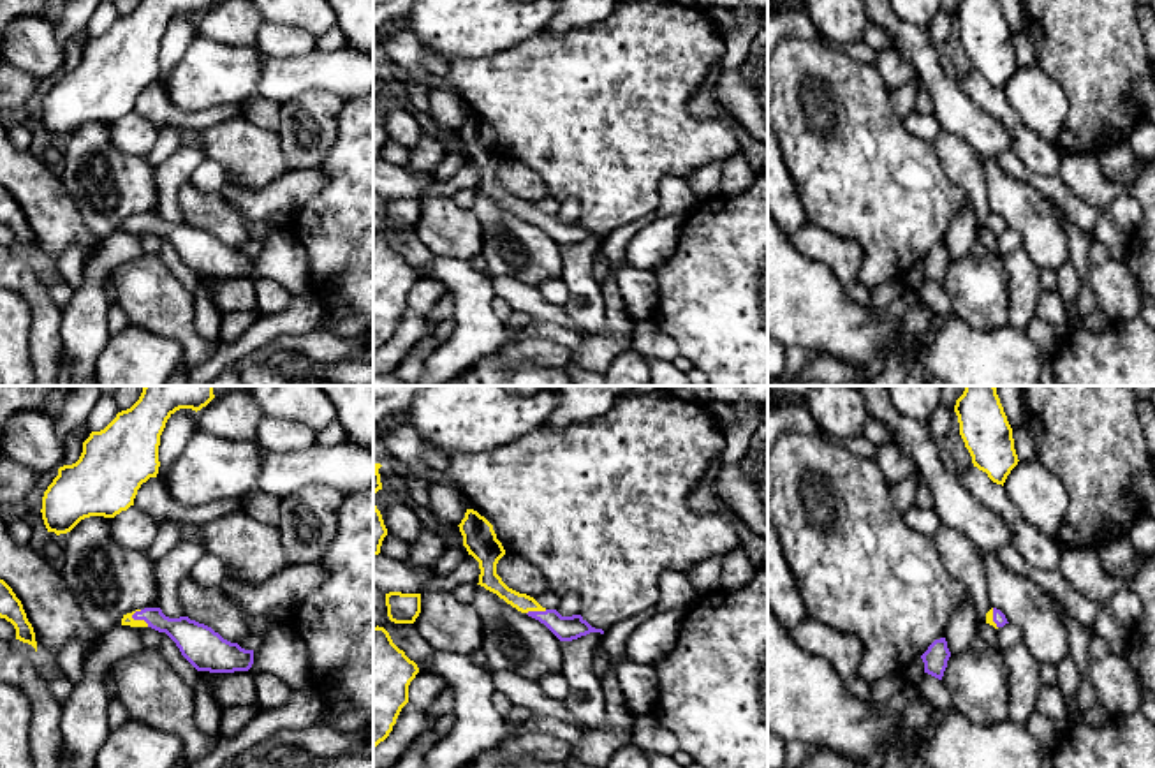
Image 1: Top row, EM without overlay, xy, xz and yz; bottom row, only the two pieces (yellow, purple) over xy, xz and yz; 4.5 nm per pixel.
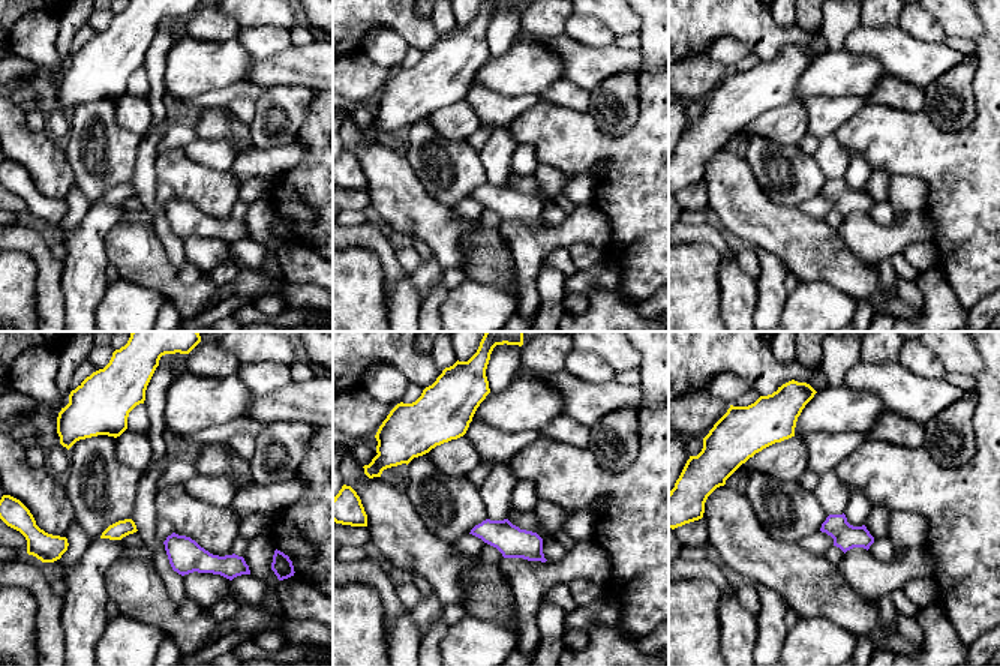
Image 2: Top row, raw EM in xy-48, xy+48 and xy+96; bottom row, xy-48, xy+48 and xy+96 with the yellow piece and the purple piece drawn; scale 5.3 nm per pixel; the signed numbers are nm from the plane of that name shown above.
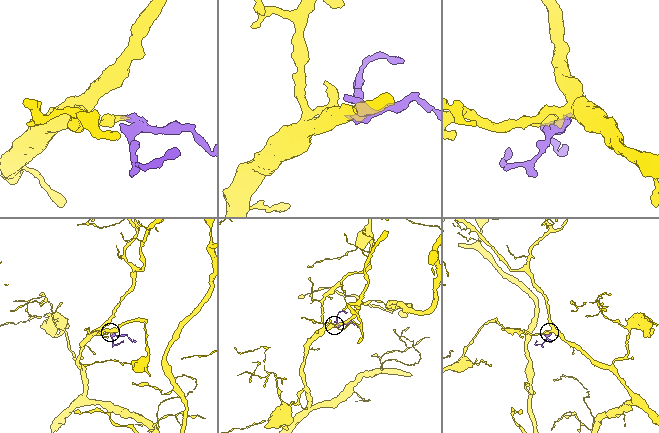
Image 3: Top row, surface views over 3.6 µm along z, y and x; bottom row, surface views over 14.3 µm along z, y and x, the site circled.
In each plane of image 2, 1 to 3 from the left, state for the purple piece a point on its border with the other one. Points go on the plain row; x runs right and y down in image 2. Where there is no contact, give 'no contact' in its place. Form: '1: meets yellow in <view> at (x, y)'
1: no contact
2: no contact
3: no contact

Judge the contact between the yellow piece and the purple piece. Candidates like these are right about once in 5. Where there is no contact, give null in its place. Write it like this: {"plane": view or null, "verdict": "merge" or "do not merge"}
{"plane": "xy", "verdict": "merge"}

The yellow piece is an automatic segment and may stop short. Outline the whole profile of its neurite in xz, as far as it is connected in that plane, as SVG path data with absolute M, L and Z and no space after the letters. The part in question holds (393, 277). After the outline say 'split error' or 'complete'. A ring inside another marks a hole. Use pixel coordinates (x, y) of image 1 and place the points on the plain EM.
M373 233L373 354L393 336L417 278L417 270L393 248L389 238Z | complete

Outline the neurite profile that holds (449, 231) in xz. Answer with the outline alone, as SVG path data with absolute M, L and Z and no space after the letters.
M424 196L414 231L435 257L472 259L481 254L479 220L449 196Z

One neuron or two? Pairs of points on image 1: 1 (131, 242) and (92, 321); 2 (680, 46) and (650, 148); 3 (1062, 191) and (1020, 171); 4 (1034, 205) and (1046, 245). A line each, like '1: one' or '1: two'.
1: one
2: one
3: one
4: one

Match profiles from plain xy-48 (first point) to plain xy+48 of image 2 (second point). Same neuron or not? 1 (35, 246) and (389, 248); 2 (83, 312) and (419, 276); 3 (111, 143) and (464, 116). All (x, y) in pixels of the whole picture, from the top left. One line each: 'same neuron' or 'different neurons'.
1: same neuron
2: same neuron
3: different neurons

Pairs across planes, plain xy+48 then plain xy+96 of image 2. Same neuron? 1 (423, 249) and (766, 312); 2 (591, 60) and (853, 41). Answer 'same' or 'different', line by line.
1: same
2: same

